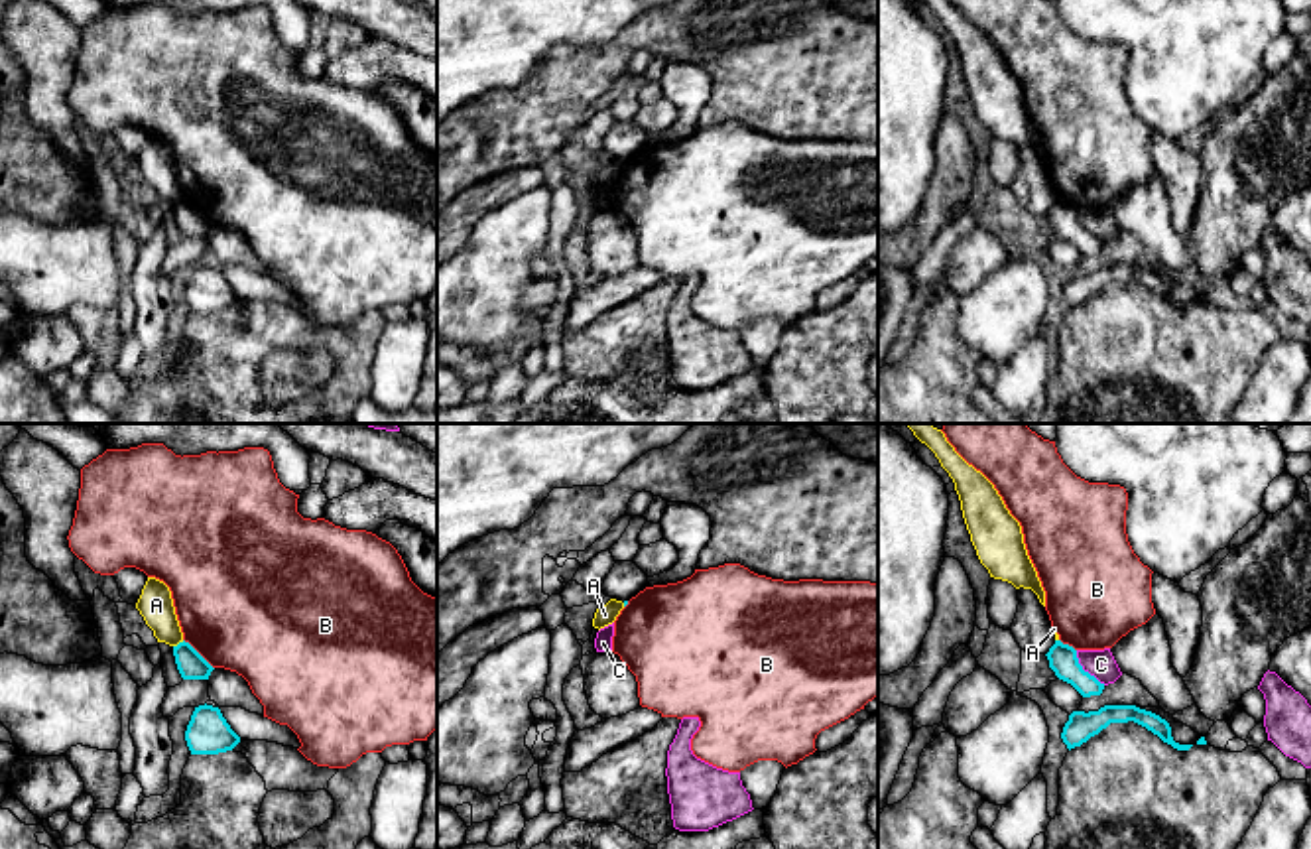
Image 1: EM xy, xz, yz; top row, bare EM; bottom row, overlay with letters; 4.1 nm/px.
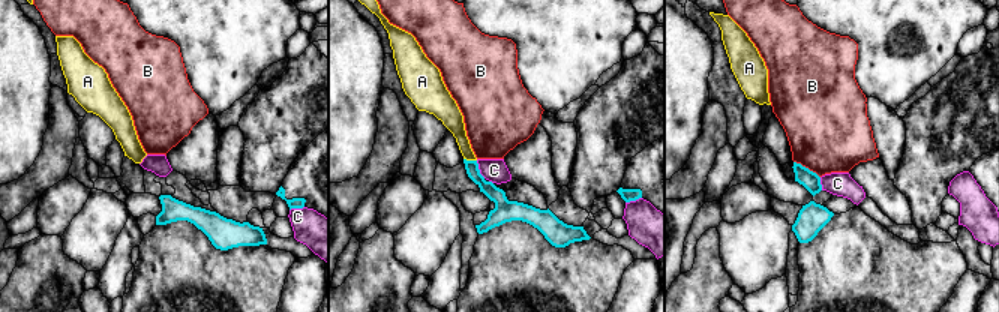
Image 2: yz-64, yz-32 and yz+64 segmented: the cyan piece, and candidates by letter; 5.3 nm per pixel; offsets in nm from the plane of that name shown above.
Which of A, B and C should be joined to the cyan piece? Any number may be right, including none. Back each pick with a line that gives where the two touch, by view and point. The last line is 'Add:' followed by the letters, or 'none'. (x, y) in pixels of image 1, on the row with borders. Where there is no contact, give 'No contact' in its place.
Add: none

